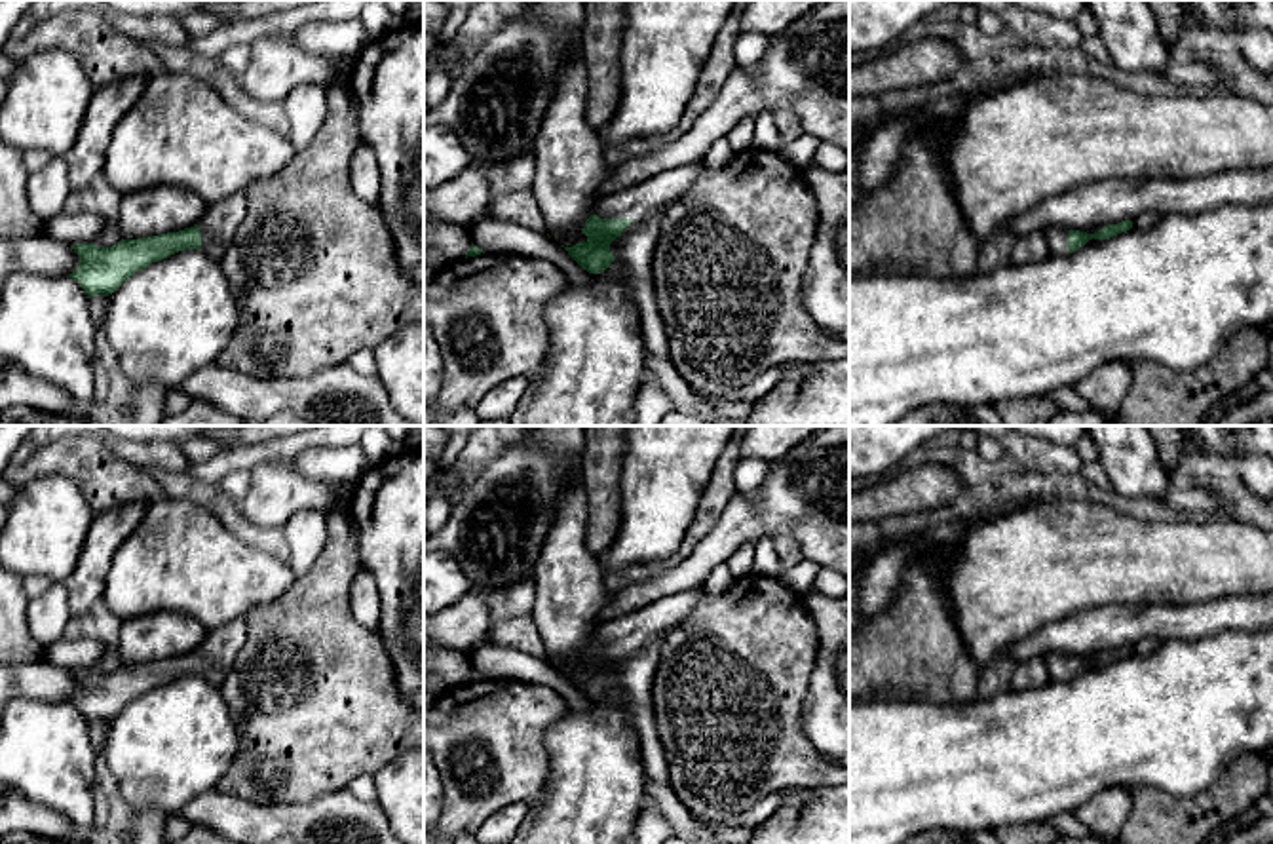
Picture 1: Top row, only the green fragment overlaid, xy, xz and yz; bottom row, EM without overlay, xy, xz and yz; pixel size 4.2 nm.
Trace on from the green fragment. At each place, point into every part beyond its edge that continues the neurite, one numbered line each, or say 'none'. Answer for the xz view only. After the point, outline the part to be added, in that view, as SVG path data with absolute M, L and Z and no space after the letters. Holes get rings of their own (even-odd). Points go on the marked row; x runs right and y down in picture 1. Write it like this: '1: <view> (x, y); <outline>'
1: xz (646, 202); M705 163L667 169L629 188L602 196L593 215L600 219L631 219L633 222L610 243L614 260L625 266L640 312L640 331L648 354L669 357L665 325L656 300L652 257L659 240L667 207L678 201L699 179Z

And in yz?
1: yz (1057, 238); M1047 228L1043 232L1049 251L1053 257L1064 257L1068 255L1068 230L1064 228Z

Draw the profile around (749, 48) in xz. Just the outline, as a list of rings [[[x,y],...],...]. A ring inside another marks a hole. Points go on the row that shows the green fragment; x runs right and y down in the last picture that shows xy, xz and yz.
[[[741,32],[733,46],[735,65],[743,70],[754,70],[762,61],[762,55],[770,44],[771,36],[762,32]]]

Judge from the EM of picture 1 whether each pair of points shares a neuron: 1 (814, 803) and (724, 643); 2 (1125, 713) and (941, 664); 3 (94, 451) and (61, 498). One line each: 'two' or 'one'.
1: two
2: two
3: two

